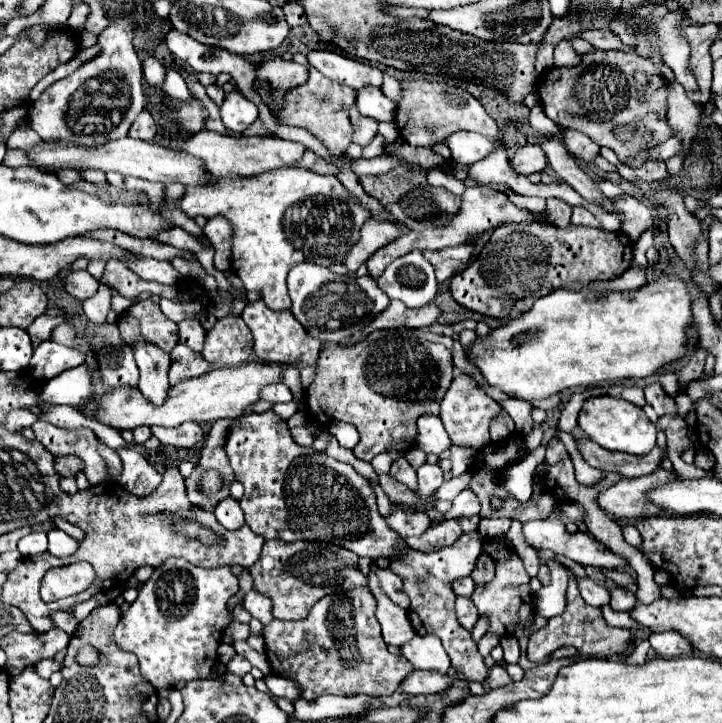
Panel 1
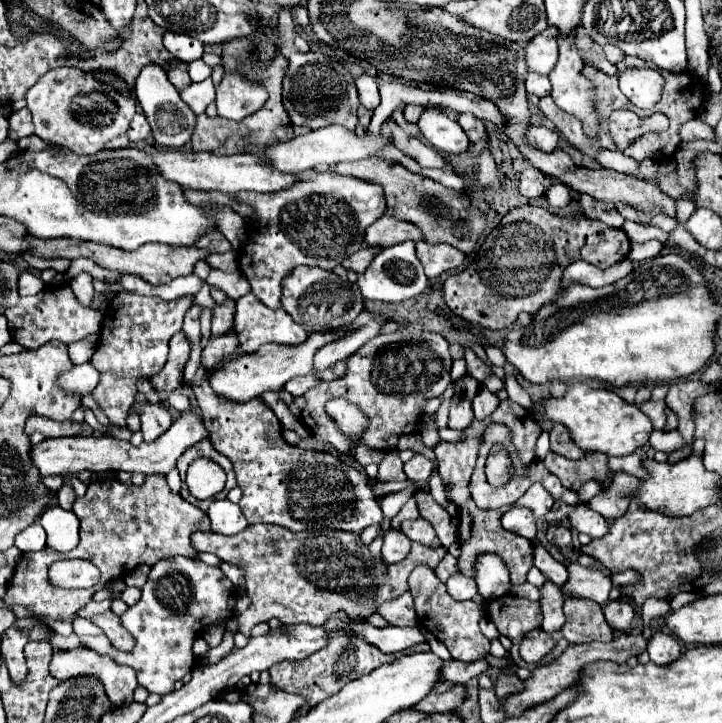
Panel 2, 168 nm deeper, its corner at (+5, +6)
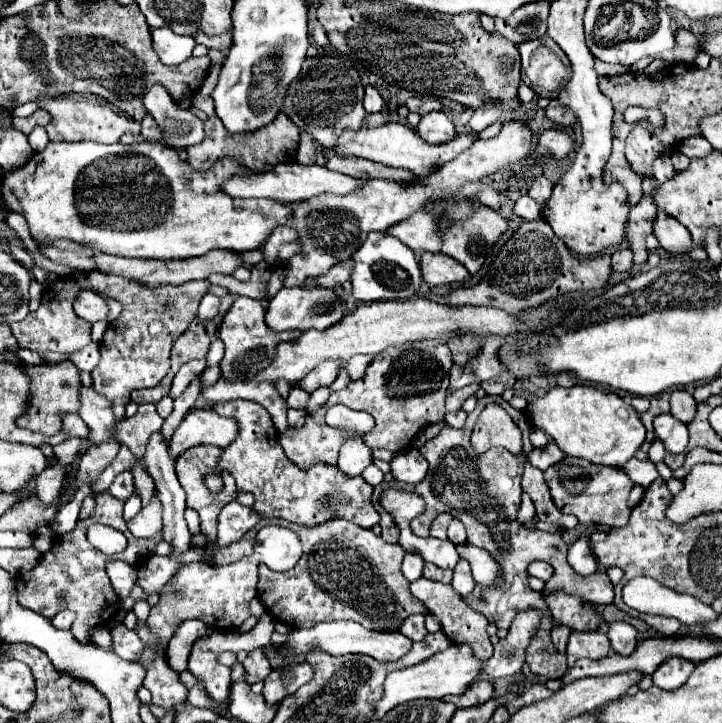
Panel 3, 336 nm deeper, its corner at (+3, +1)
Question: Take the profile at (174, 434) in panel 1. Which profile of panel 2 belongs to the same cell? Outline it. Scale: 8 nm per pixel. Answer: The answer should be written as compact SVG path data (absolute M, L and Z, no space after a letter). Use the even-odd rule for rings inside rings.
M142 404L138 408L142 418L142 434L144 442L154 442L160 434L164 434L172 424L172 414L162 404Z

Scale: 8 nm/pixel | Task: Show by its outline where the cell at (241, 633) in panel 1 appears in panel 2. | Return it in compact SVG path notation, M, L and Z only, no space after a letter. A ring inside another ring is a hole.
M252 524L236 536L222 536L214 532L194 532L192 544L198 552L212 552L220 560L238 564L246 570L246 594L252 600L252 606L238 616L238 631L246 638L250 638L250 630L260 624L268 622L270 618L278 618L282 624L298 624L308 622L312 626L320 626L336 612L346 612L348 618L370 618L376 614L376 608L384 602L390 602L402 596L408 590L408 576L414 566L430 566L436 568L438 562L444 558L444 548L428 548L422 544L412 542L412 552L406 560L398 564L386 564L382 558L372 558L366 544L362 544L360 534L350 534L342 530L304 530L304 532L290 532L284 526L274 524Z

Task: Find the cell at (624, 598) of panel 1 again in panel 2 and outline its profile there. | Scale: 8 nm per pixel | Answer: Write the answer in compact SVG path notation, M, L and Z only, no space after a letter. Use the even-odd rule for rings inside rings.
M626 598L608 602L602 610L604 610L606 622L610 624L610 628L614 632L626 632L630 628L630 622L634 618L634 610L632 610L632 604Z

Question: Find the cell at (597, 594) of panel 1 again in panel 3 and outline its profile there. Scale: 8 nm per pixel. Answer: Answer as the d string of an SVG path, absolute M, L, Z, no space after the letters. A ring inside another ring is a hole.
M534 561L534 563L528 567L528 573L530 573L532 577L542 579L542 581L550 581L550 577L554 575L554 569L552 569L552 565L548 565L546 561Z

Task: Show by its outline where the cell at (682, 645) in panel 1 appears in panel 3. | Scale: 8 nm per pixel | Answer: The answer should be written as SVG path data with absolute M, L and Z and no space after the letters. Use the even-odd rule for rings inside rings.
M670 657L664 663L660 663L660 667L652 673L652 679L654 679L654 685L660 689L676 689L690 677L692 669L694 669L694 663L690 663L688 659Z

